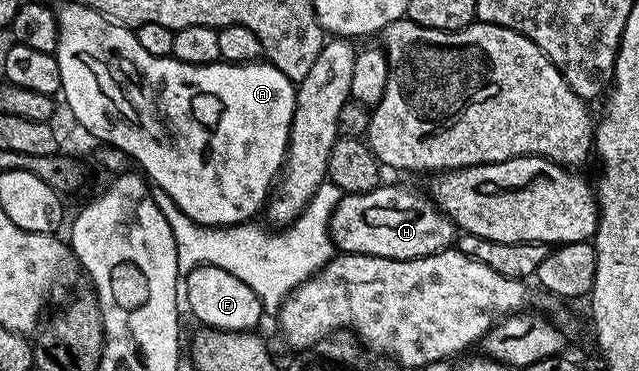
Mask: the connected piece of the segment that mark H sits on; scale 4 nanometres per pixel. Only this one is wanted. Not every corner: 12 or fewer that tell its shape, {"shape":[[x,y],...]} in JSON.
{"shape":[[402,186],[345,193],[335,249],[402,261],[451,247],[454,224]]}

